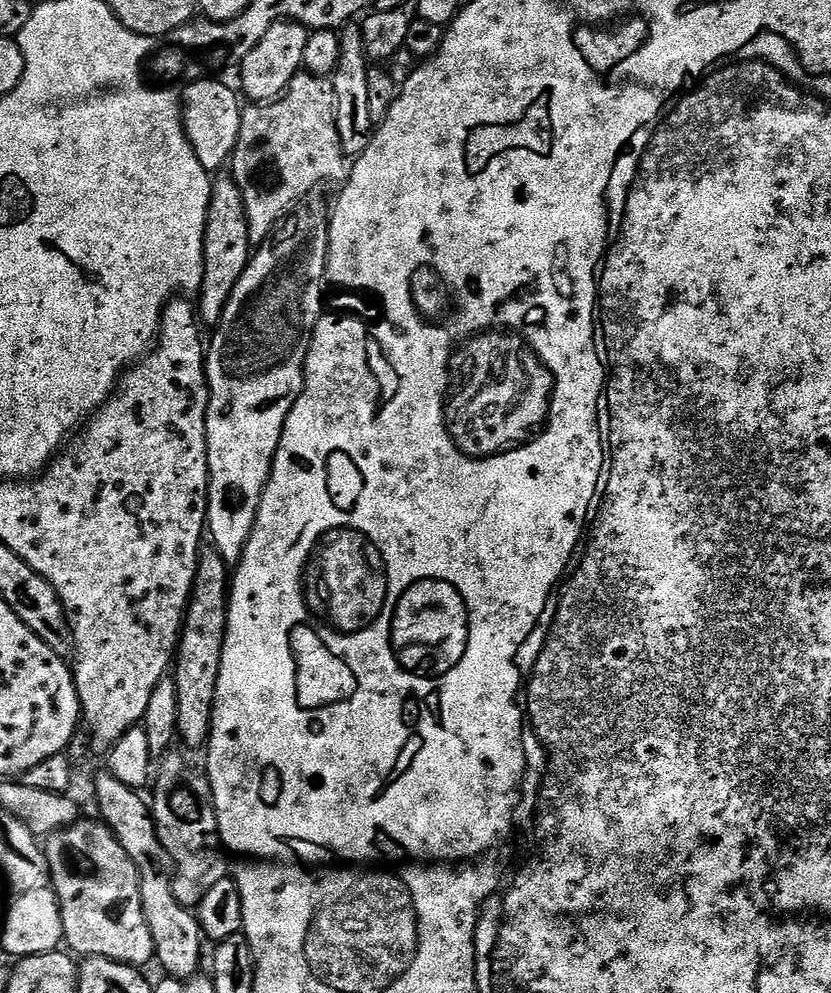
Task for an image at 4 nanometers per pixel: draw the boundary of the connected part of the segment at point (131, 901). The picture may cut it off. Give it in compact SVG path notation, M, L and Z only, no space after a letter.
M80 818L68 828L59 829L54 839L56 844L48 848L46 867L50 873L50 887L55 892L62 910L64 944L73 953L80 952L81 957L101 956L139 969L143 969L144 964L151 965L156 959L156 951L154 938L150 938L150 926L146 926L146 918L142 914L138 870L134 862L130 862L126 850L122 850L116 835L99 819Z

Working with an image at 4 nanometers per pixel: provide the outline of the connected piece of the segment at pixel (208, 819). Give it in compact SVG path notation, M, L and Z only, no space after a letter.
M183 746L168 752L159 763L156 772L159 776L154 786L154 798L152 797L156 832L174 863L172 892L180 905L191 909L199 907L207 891L215 883L227 879L230 874L229 857L217 826L212 786L209 784L207 771L203 769L206 762L198 756L195 749Z

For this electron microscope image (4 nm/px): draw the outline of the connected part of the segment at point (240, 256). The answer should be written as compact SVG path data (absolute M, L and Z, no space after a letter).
M220 174L213 179L210 210L207 214L207 228L203 246L203 286L198 293L199 319L209 326L219 323L224 308L228 305L234 286L245 272L251 260L252 245L249 242L248 219L241 191L231 175Z

